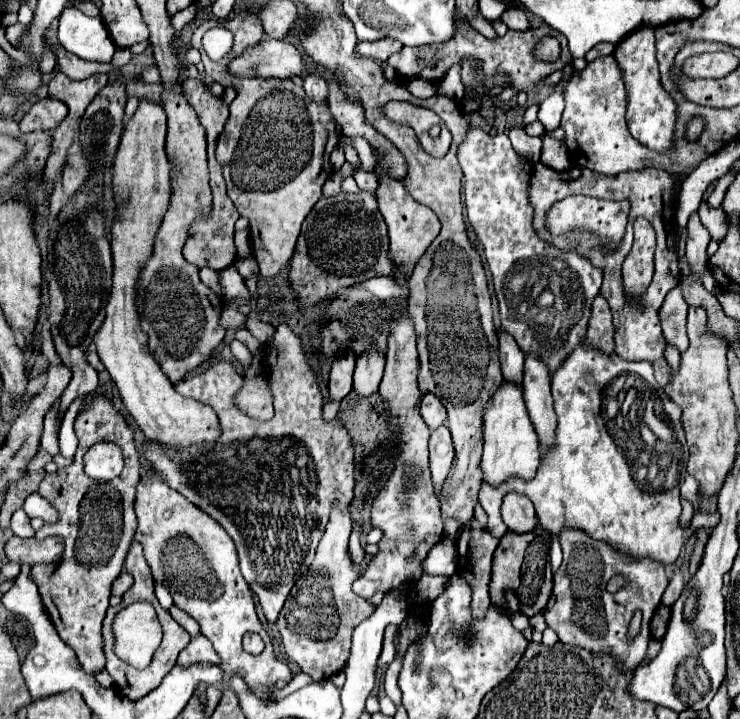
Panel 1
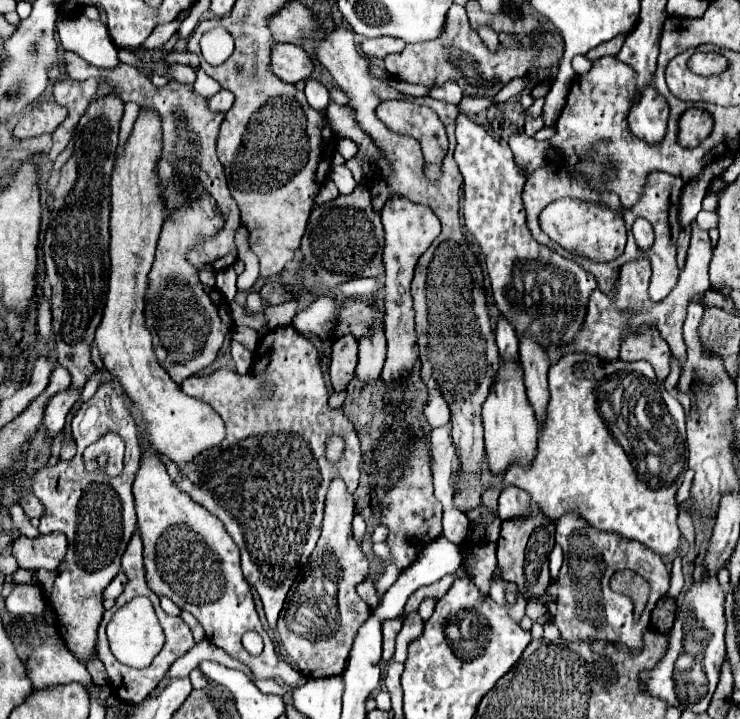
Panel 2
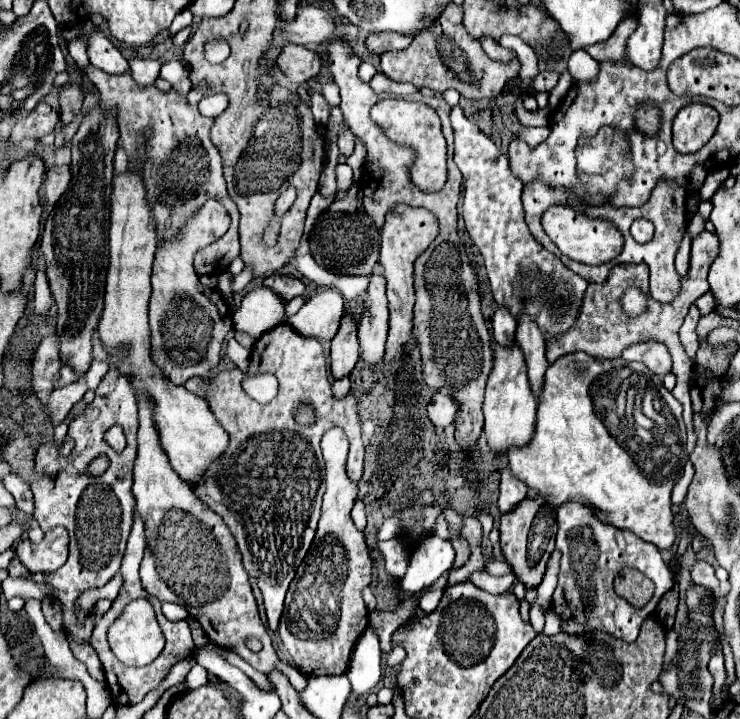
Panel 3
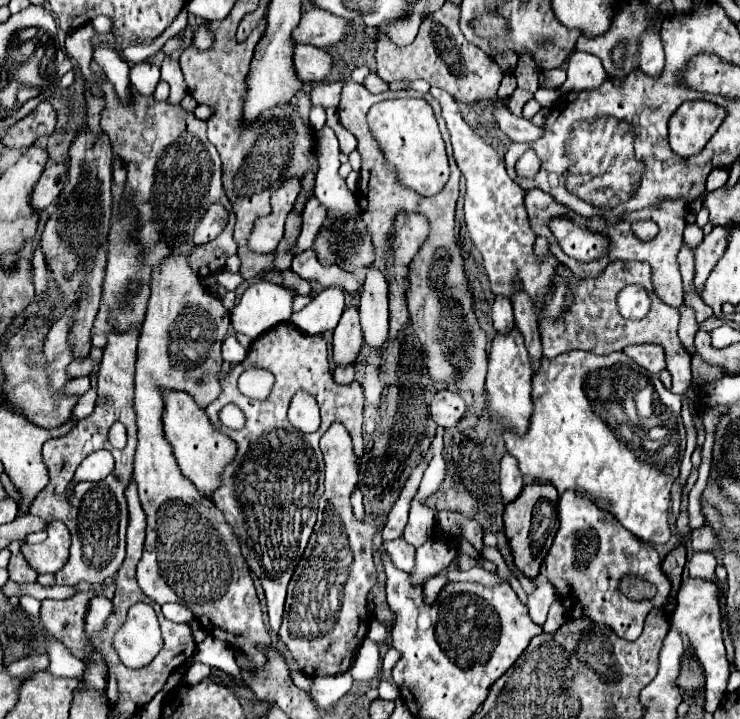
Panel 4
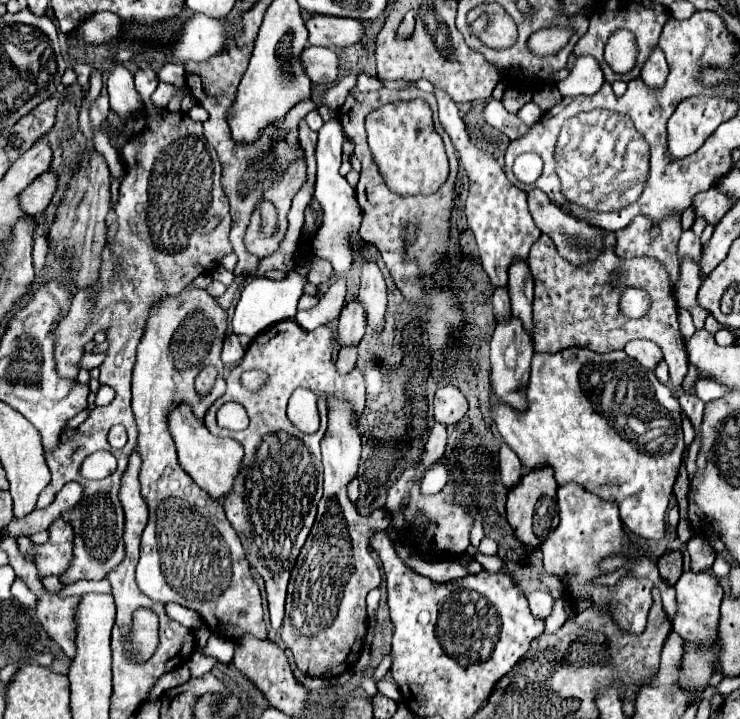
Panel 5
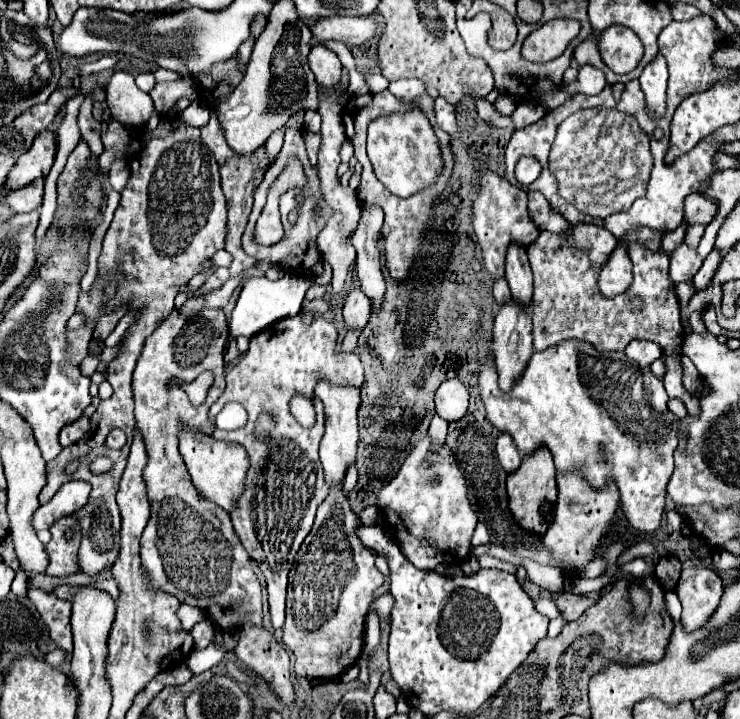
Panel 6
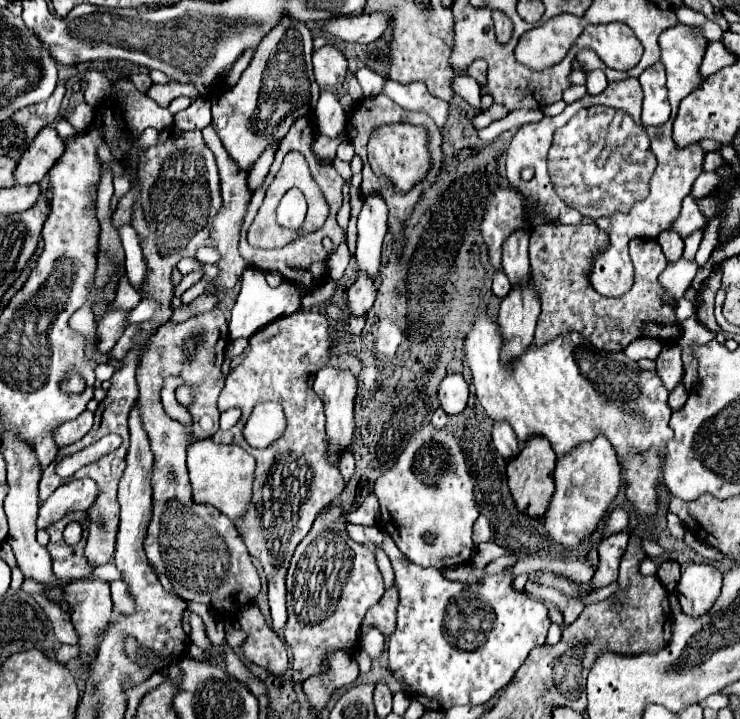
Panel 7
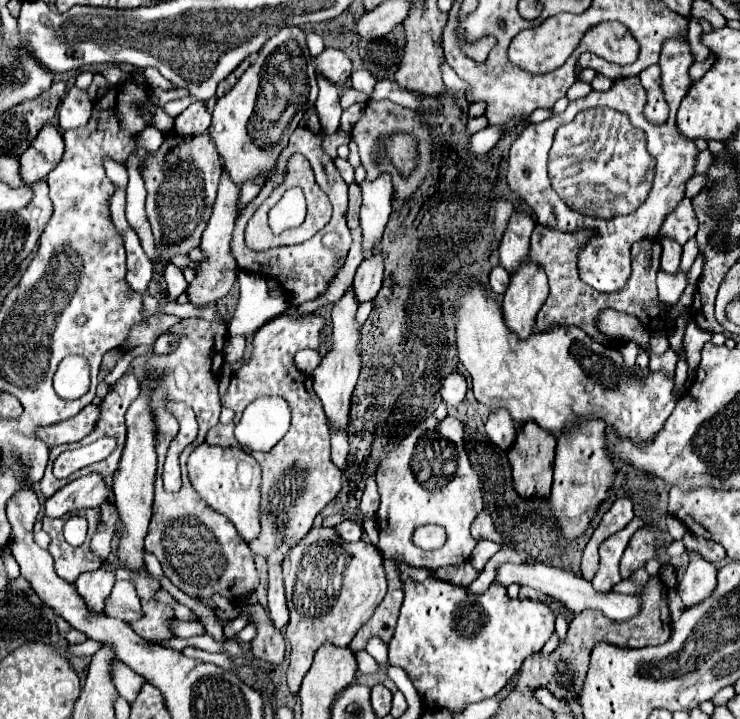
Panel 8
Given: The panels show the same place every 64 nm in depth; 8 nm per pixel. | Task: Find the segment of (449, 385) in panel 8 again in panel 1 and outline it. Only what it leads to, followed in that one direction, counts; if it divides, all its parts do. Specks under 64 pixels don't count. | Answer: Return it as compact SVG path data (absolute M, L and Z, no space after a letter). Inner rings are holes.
M424 394L420 402L420 416L428 424L428 428L438 428L446 422L446 408L434 394Z

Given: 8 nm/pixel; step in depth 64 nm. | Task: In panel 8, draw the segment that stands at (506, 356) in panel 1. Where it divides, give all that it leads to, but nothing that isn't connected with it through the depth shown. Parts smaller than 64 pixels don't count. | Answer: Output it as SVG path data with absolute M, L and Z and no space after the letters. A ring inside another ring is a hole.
M496 266L490 274L490 288L496 292L496 294L504 294L506 288L510 284L510 276L508 272L502 268L502 266Z

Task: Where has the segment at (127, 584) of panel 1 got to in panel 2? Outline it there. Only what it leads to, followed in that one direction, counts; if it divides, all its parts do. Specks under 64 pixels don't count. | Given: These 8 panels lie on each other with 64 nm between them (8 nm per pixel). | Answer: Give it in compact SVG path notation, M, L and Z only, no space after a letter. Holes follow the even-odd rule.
M120 570L118 572L118 576L110 582L110 586L104 590L104 598L118 598L120 594L122 594L122 590L124 590L124 586L126 586L126 574Z

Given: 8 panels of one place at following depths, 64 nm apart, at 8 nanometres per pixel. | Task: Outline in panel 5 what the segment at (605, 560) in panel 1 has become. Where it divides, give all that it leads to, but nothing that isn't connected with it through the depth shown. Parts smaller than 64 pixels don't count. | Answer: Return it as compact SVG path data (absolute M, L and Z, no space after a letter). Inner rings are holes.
M566 484L558 488L558 510L560 510L560 524L544 542L542 554L544 554L546 574L556 576L564 584L566 596L570 596L576 602L580 600L590 602L592 608L608 612L612 620L616 620L616 624L620 624L626 632L640 634L646 626L646 616L652 606L650 590L656 586L660 588L660 598L666 614L674 618L676 614L674 588L660 578L656 562L652 562L650 558L640 560L636 556L630 556L630 550L628 550L630 538L622 528L616 504L600 500L598 496L586 492L580 484ZM612 554L628 556L630 560L624 562L624 568L630 568L630 570L614 586L594 584L594 580L602 576L600 562Z

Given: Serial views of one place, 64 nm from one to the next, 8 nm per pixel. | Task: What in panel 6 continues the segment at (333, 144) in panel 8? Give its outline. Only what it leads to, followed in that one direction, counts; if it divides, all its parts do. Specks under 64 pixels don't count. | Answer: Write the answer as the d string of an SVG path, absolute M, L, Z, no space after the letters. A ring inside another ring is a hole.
M310 131L303 132L308 158L312 167L317 165L317 156L320 149L321 136Z

